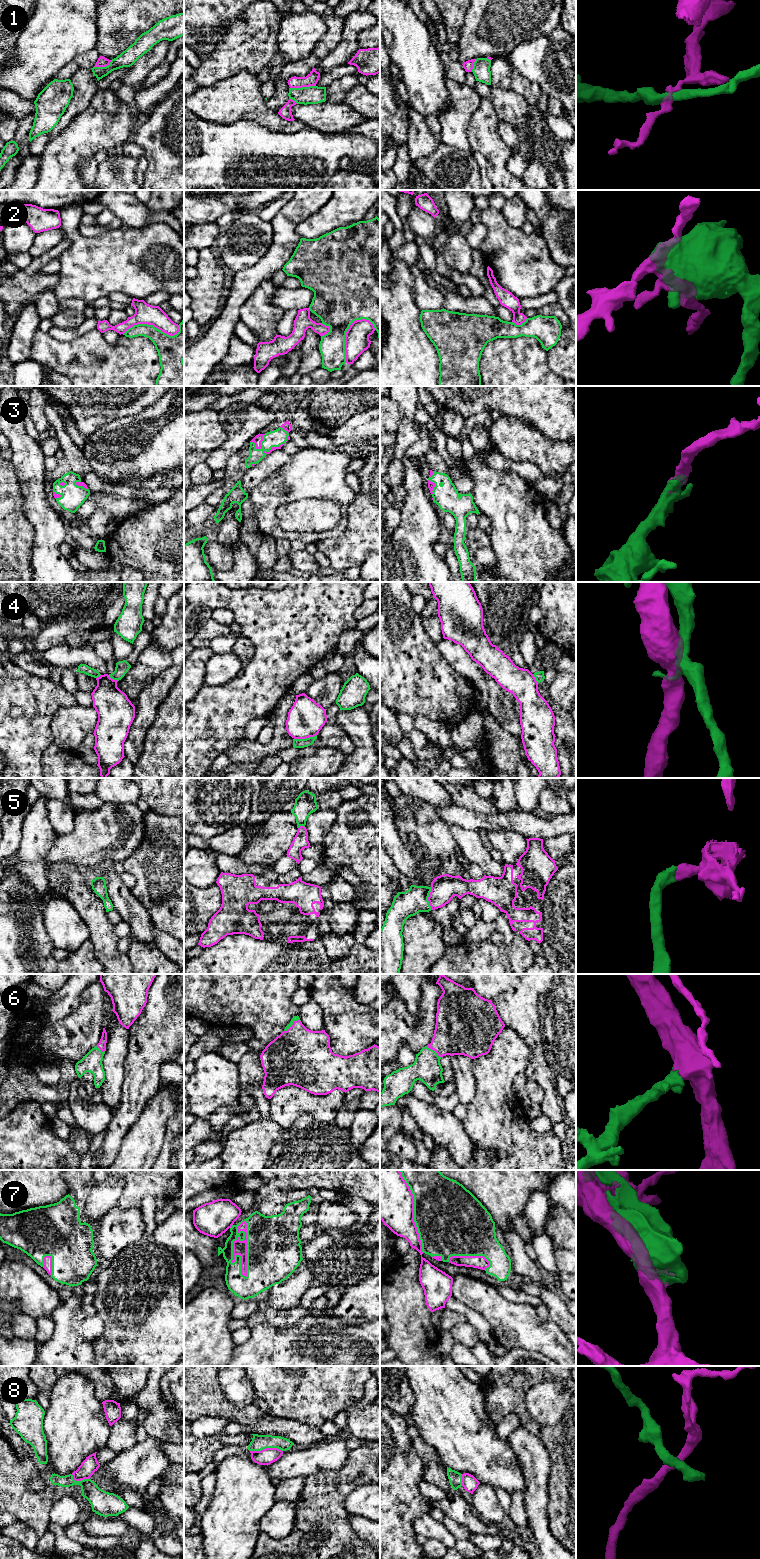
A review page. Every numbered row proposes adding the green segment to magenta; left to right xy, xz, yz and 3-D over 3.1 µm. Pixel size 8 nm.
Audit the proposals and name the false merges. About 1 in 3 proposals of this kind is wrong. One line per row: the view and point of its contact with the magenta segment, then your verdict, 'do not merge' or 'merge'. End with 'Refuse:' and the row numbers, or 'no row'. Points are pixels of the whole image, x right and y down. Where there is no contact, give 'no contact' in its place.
1: xz (302, 86) | do not merge
2: xz (346, 335) | do not merge
3: xz (260, 443) | merge
4: xz (305, 738) | do not merge
5: yz (428, 898) | merge
6: xz (293, 1024) | merge
7: xz (246, 1249) | merge
8: xz (266, 1448) | do not merge
Refuse: 1, 2, 4, 8

